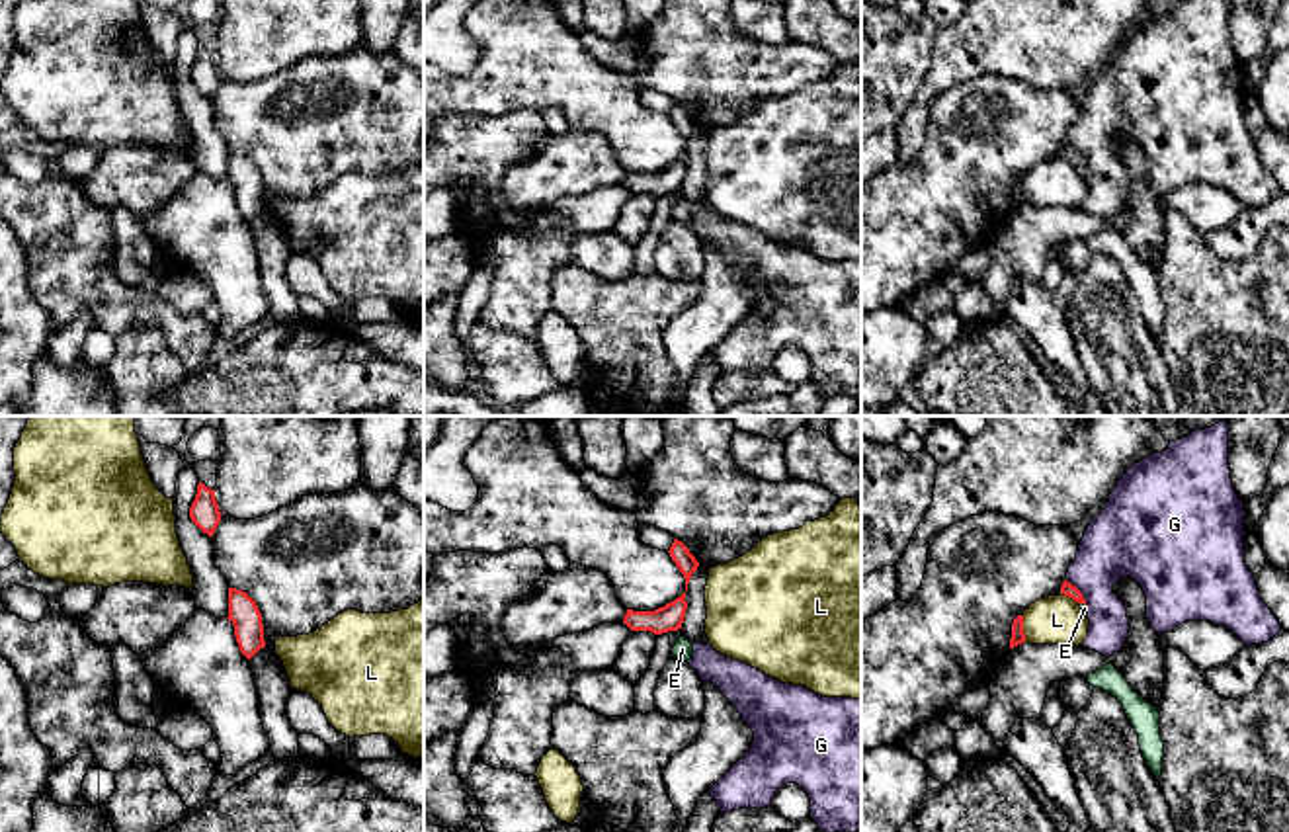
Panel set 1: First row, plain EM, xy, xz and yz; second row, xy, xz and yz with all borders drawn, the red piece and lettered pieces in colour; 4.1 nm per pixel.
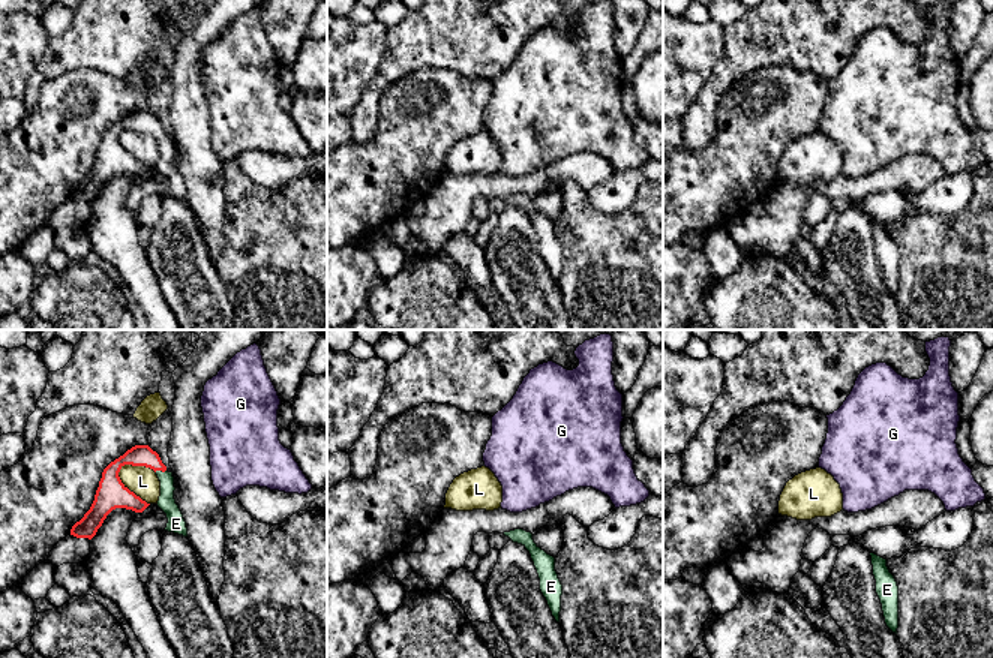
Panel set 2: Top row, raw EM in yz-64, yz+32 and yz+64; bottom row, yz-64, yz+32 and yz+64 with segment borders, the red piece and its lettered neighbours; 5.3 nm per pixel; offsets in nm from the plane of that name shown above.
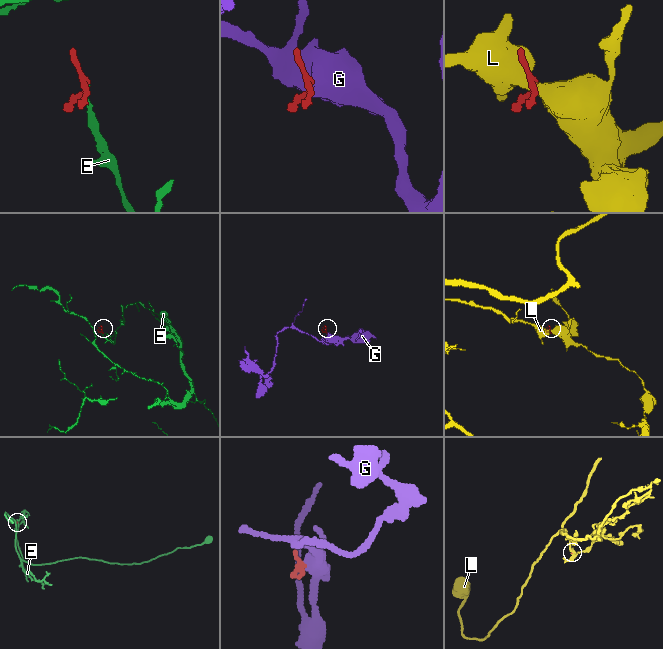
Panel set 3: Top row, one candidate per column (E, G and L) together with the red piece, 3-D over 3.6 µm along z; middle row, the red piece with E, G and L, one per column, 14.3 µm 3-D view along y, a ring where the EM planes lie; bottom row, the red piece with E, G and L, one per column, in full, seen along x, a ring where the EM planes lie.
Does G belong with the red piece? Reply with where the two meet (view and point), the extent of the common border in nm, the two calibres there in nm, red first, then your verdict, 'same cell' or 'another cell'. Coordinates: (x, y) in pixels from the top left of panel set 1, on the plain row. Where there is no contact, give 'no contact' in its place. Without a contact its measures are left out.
contact yz (1079, 153); length 140 nm; calibres 60 and 280 nm; another cell

